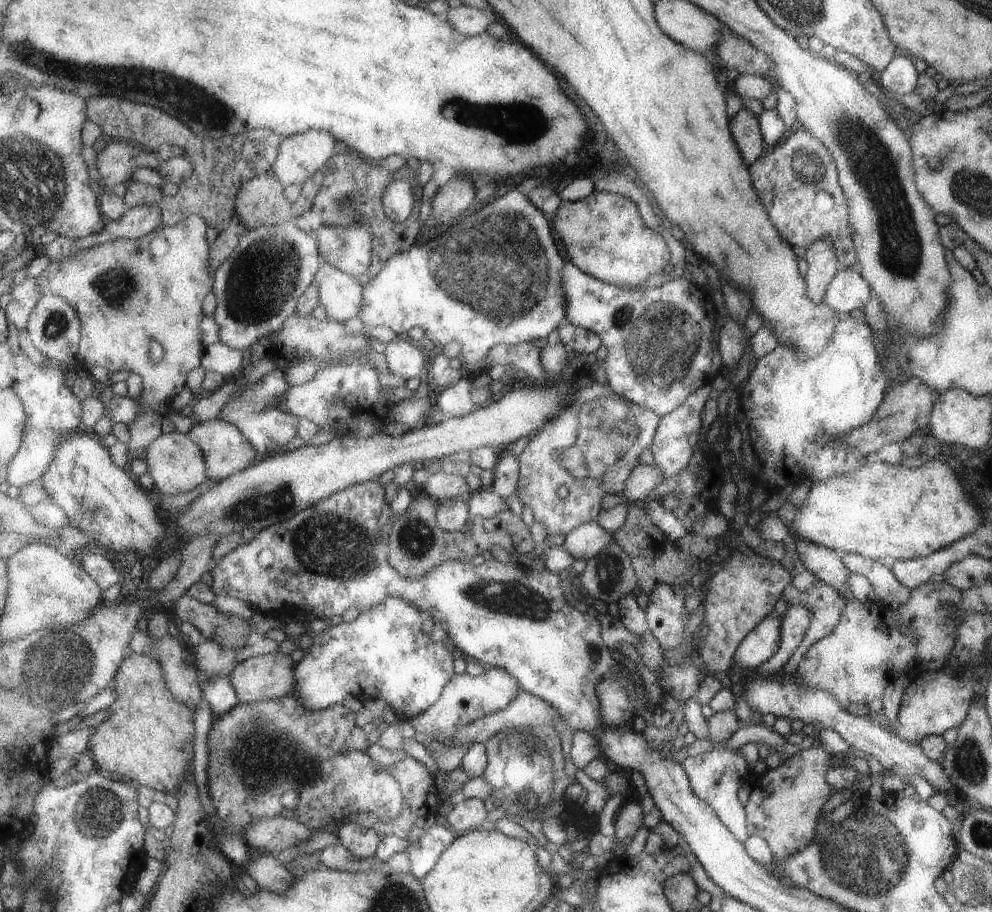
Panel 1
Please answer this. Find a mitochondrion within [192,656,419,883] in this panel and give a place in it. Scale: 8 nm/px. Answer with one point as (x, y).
(258, 747)

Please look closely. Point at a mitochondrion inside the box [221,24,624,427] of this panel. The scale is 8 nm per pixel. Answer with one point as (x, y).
(498, 277)

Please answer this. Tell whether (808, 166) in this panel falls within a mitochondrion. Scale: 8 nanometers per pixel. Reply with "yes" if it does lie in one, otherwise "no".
yes

